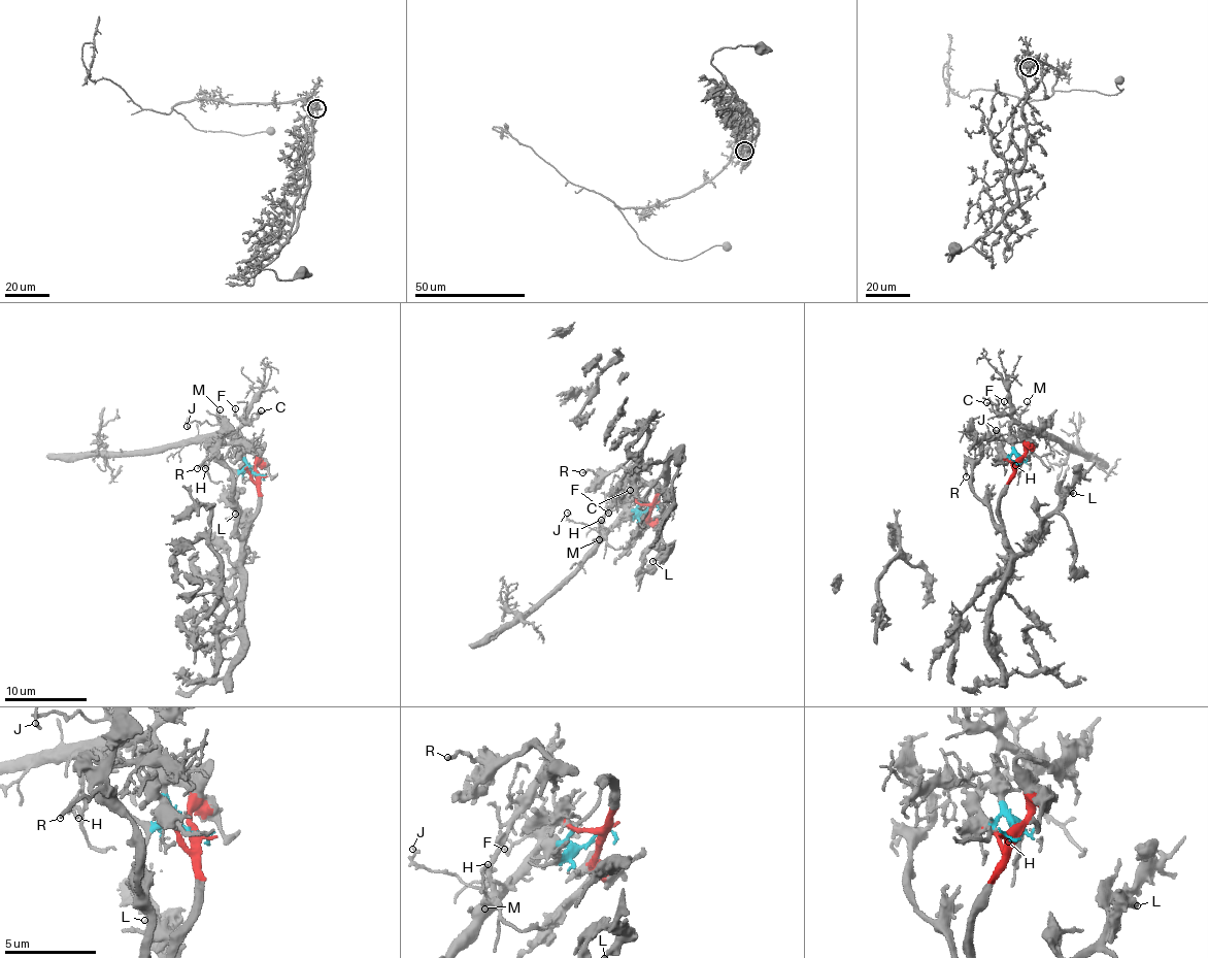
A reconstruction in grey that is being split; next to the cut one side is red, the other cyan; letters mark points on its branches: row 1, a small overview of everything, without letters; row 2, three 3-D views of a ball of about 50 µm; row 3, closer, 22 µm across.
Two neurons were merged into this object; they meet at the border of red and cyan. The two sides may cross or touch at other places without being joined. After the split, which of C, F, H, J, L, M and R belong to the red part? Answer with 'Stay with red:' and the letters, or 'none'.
Stay with red: L, R

